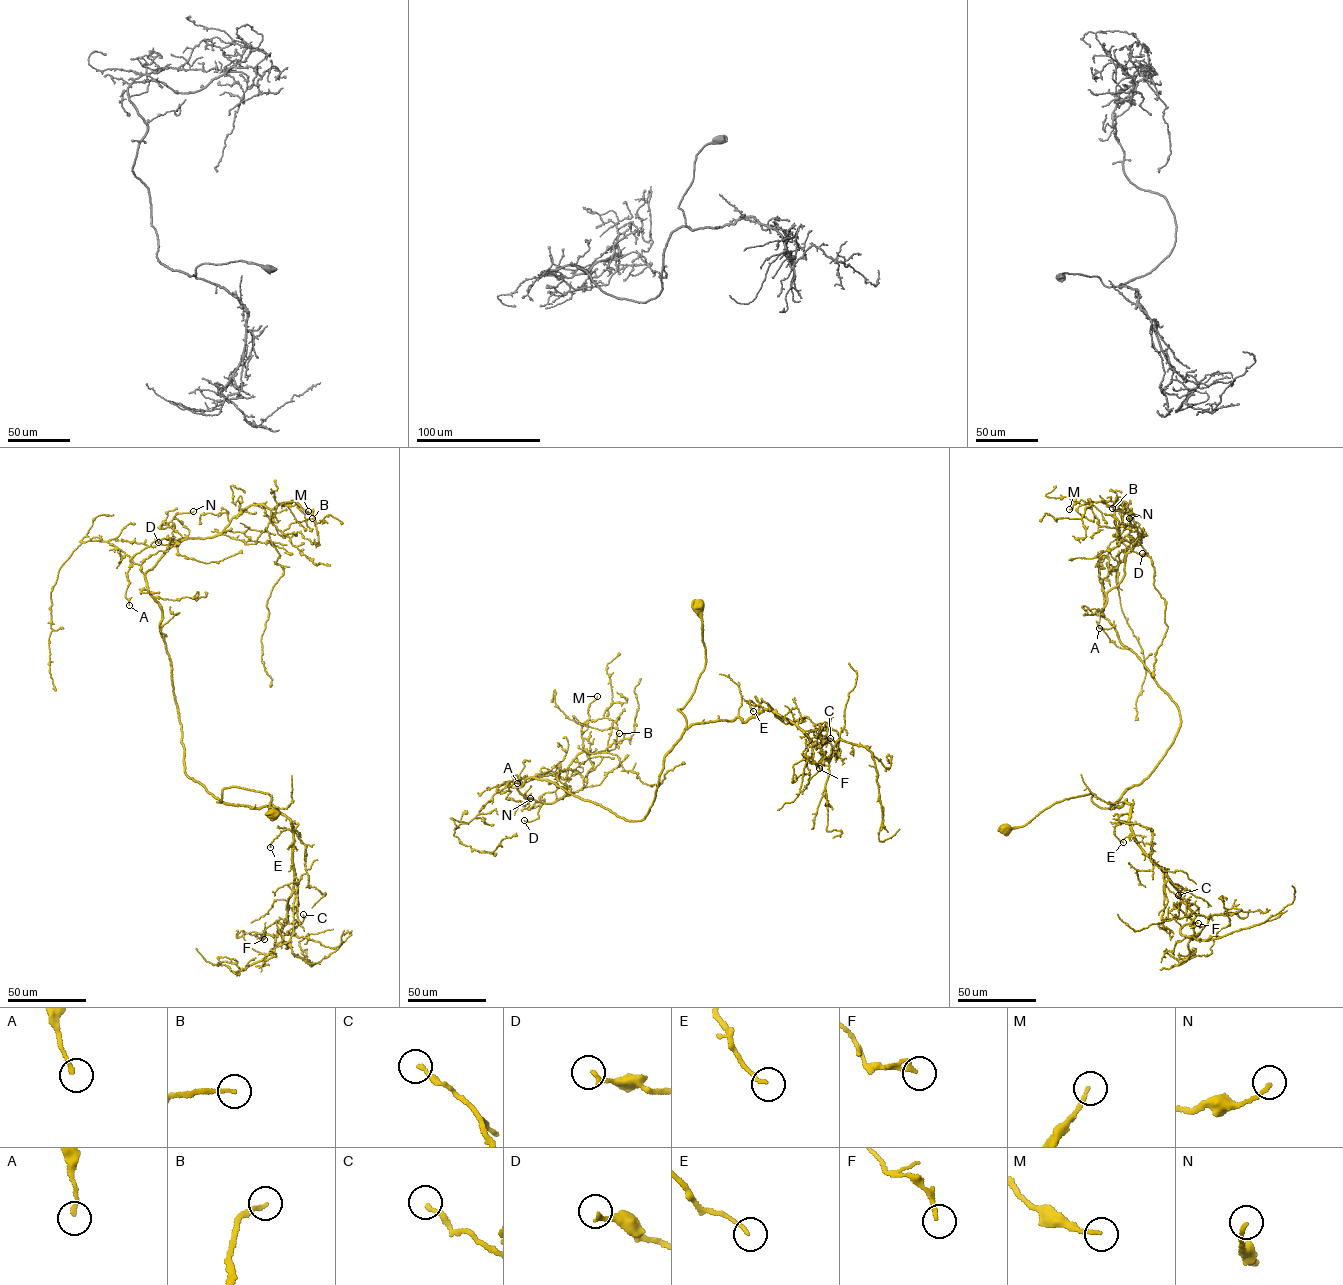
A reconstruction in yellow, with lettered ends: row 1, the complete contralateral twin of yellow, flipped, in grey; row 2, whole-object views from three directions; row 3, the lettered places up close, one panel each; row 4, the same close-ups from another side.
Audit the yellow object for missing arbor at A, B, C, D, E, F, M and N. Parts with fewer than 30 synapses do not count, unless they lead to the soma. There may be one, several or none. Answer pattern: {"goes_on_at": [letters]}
{"goes_on_at": ["B"]}

